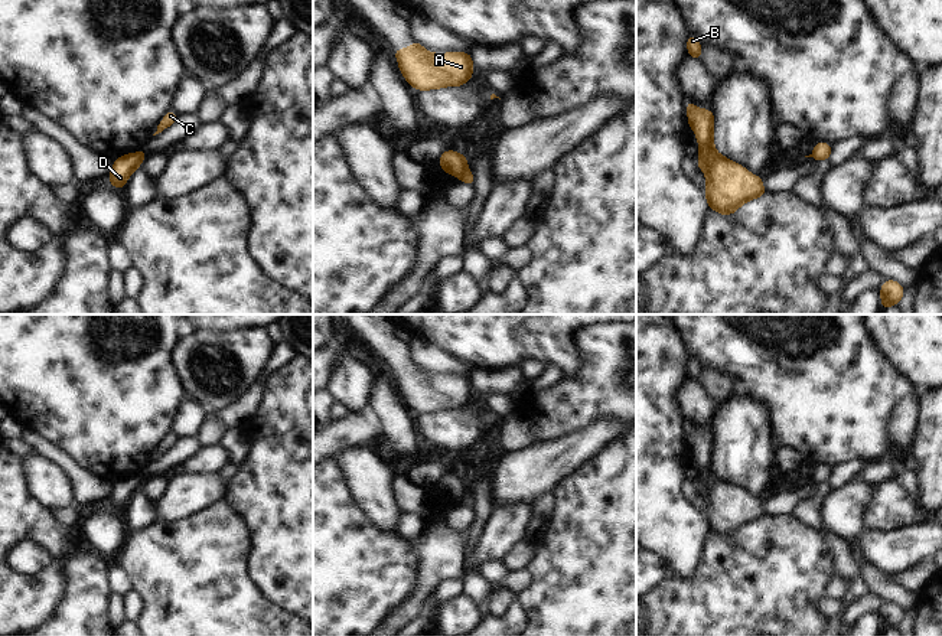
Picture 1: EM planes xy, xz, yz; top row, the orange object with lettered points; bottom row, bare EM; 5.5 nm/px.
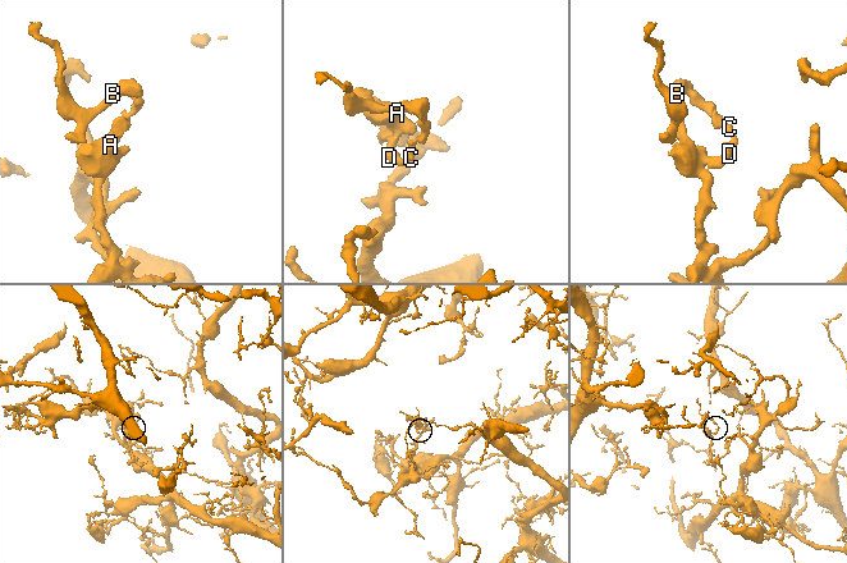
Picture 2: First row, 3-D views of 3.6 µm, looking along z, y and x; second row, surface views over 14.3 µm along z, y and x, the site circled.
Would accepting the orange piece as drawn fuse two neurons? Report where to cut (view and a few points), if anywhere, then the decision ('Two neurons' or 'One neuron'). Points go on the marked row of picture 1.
Split along xz (466, 168), (459, 176). Two neurons

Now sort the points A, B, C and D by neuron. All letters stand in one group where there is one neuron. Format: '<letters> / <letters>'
A D / B C

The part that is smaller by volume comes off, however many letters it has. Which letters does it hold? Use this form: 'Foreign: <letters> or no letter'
Foreign: B, C

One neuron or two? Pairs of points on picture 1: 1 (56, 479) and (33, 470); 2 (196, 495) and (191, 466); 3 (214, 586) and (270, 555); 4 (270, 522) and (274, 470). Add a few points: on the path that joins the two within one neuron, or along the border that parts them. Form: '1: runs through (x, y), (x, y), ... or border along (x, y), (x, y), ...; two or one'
1: runs through (51, 479), (39, 470); one
2: border along (185, 472), (219, 473); two
3: border along (251, 531), (251, 576), (267, 596); two
4: runs through (271, 509), (274, 483); one

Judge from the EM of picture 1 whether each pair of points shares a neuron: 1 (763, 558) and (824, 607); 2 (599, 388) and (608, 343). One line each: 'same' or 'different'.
1: different
2: same

